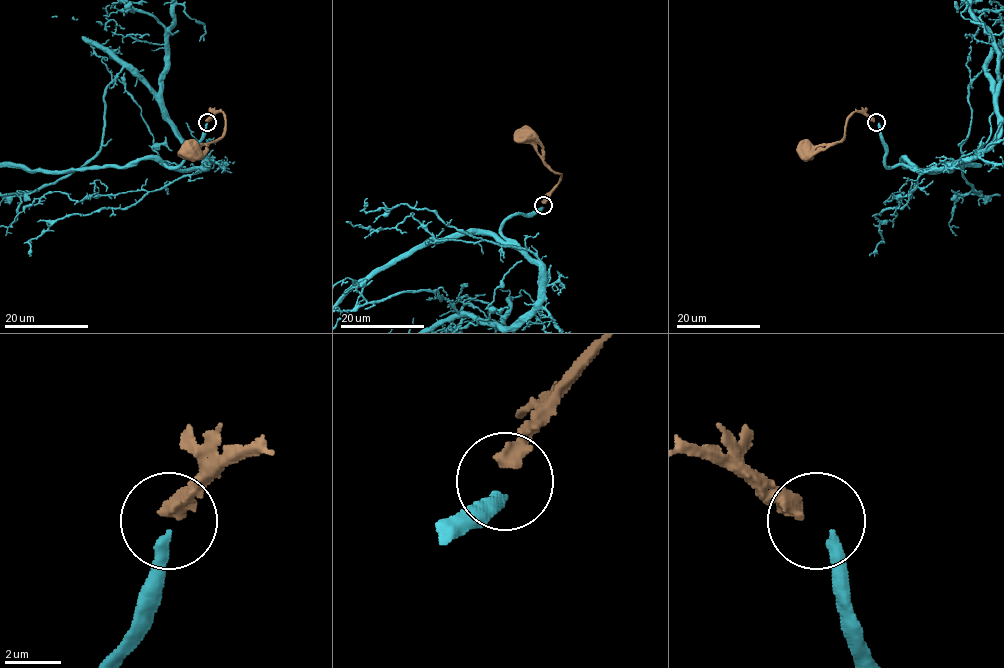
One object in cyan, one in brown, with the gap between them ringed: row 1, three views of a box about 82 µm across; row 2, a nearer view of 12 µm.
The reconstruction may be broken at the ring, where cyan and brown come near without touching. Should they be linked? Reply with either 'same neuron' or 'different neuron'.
different neuron

